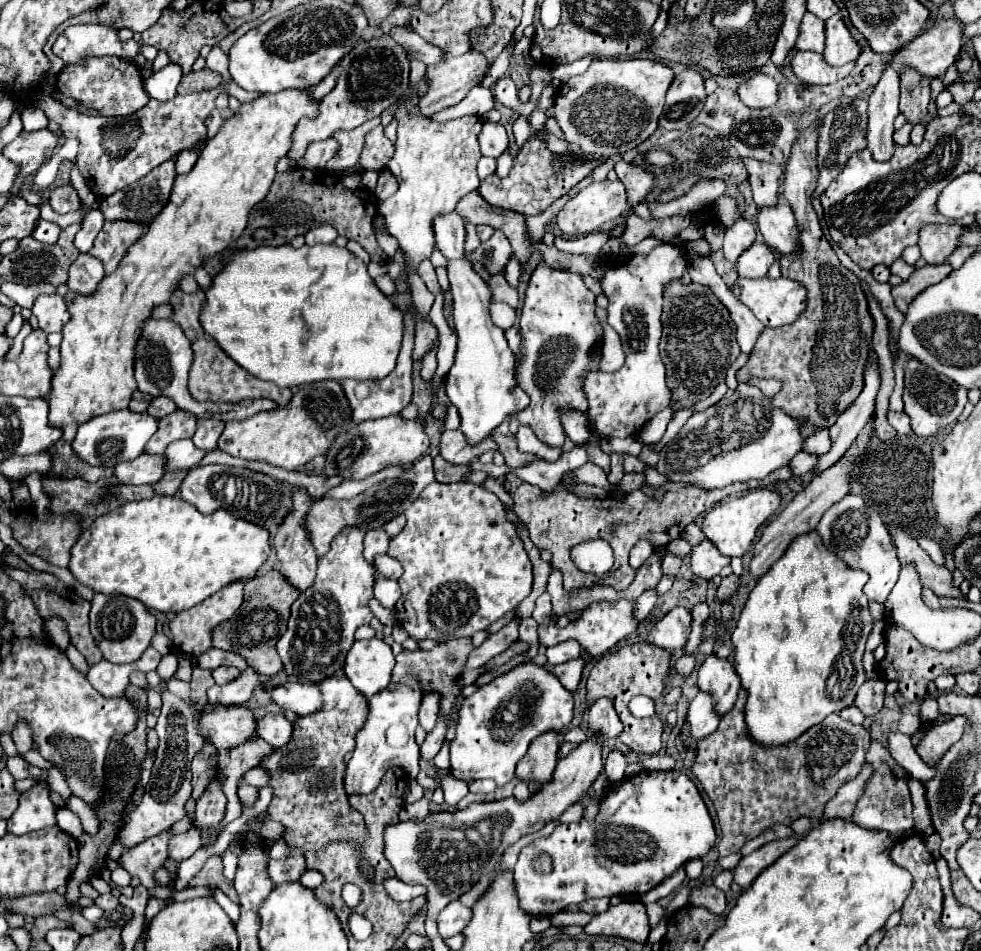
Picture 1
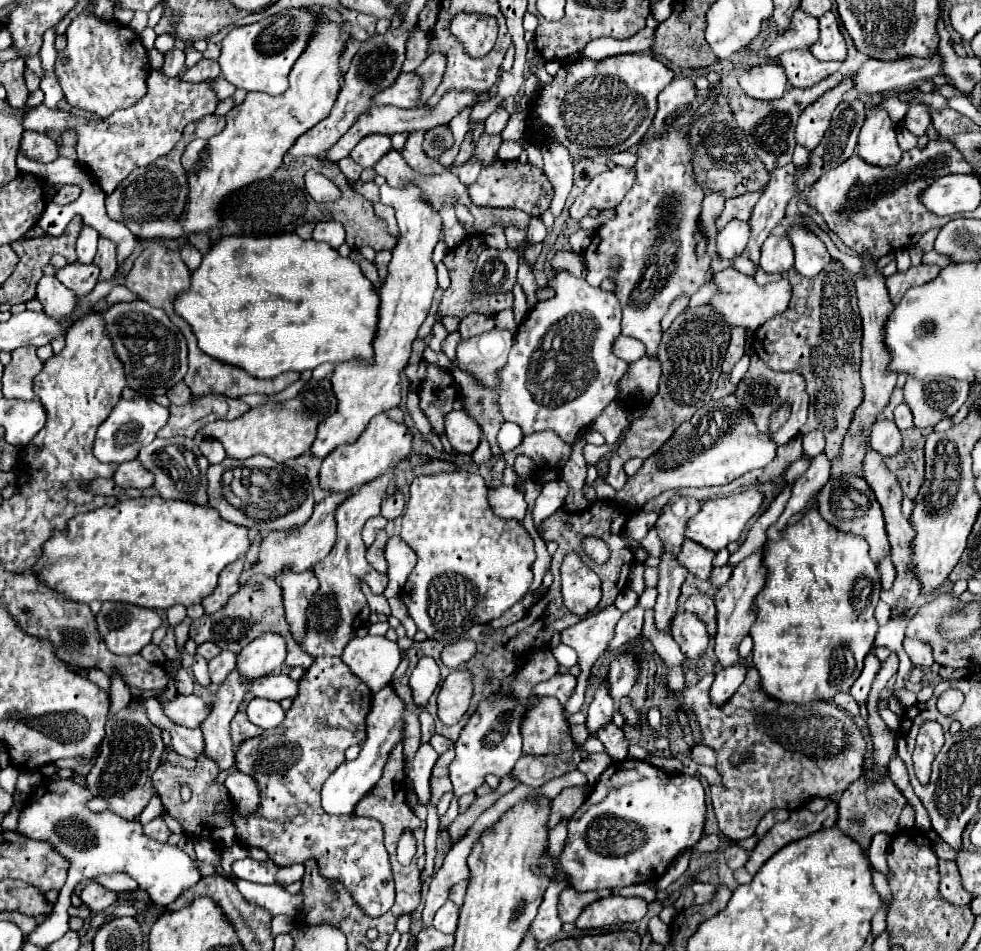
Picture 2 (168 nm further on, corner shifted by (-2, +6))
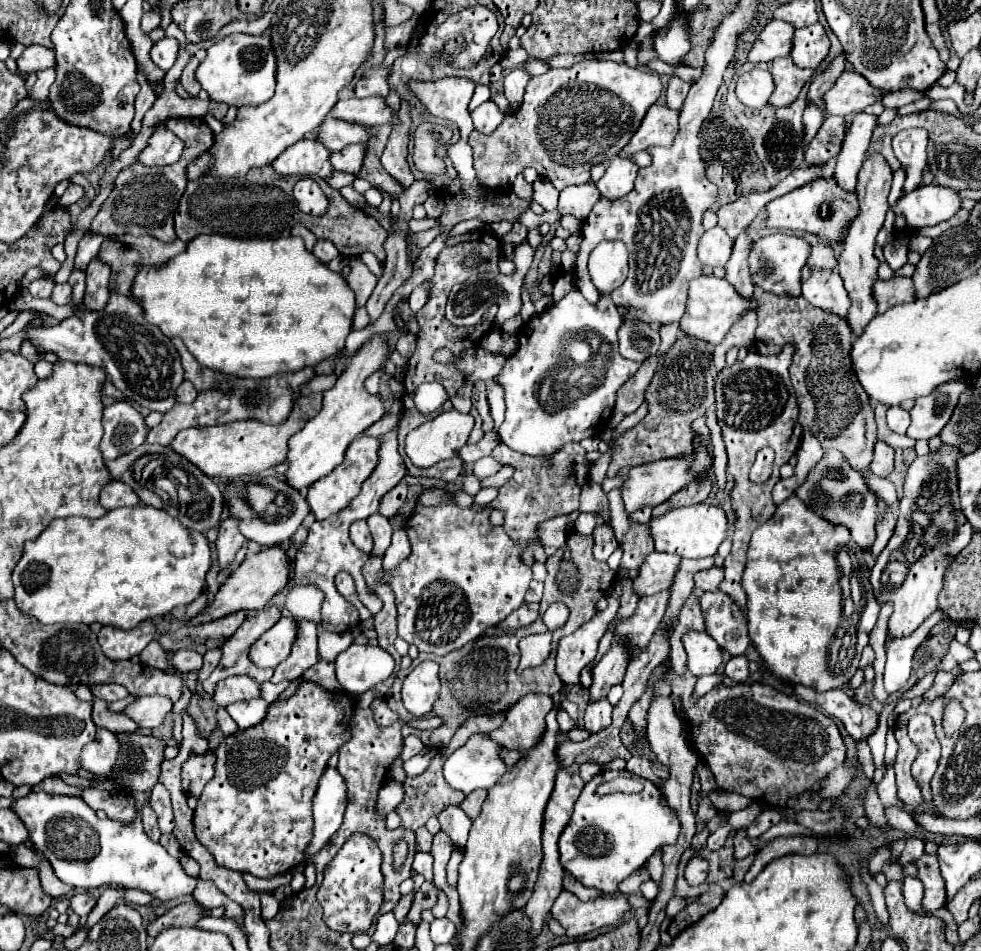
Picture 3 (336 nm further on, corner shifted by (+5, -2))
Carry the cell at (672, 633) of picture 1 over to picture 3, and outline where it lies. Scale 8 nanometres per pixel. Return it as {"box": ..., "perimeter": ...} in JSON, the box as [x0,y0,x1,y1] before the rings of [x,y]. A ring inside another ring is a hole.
{"box":[683,632,723,676],"perimeter":[[[707,632],[685,634],[683,646],[687,650],[687,666],[695,676],[715,674],[723,662],[723,652],[719,644]]]}

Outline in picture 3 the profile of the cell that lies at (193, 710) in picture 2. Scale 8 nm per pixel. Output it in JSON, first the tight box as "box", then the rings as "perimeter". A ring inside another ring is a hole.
{"box":[123,696,173,730],"perimeter":[[[141,696],[133,704],[129,704],[123,710],[123,714],[129,716],[133,722],[137,722],[139,728],[151,730],[151,728],[157,728],[163,724],[163,720],[171,712],[171,708],[173,708],[173,702],[169,702],[169,698]]]}

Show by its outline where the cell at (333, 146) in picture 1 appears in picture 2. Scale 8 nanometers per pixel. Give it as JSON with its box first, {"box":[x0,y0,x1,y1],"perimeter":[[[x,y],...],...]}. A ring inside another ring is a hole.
{"box":[326,92,478,162],"perimeter":[[[448,92],[440,104],[436,104],[434,107],[423,106],[413,109],[402,109],[395,106],[378,106],[374,105],[368,111],[368,114],[364,118],[360,118],[360,122],[356,122],[334,146],[332,150],[326,152],[328,160],[332,162],[338,162],[342,158],[346,158],[350,154],[350,150],[366,136],[366,134],[372,134],[372,132],[380,132],[380,134],[396,134],[396,132],[414,132],[414,130],[430,130],[434,126],[440,126],[440,124],[448,124],[464,106],[468,104],[474,104],[474,100],[478,98],[478,94],[456,94],[456,92]]]}

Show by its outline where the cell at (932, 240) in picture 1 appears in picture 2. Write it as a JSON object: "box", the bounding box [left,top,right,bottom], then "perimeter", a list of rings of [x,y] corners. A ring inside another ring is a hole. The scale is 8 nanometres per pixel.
{"box":[918,228,940,252],"perimeter":[[[932,228],[932,230],[928,230],[928,232],[926,232],[926,234],[920,238],[918,246],[922,248],[922,252],[930,252],[930,250],[934,248],[934,240],[936,240],[938,232],[940,232],[940,228]]]}

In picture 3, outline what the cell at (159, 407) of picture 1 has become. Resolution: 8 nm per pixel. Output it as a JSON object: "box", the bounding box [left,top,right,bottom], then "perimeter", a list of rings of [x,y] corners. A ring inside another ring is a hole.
{"box":[177,380,197,404],"perimeter":[[[183,380],[183,384],[181,384],[179,390],[177,390],[177,402],[181,402],[181,404],[191,404],[195,398],[197,398],[195,386],[193,386],[189,380]]]}

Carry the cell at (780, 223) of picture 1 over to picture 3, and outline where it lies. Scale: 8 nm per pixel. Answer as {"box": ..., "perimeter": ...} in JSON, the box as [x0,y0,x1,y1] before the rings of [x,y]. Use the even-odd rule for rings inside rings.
{"box":[803,266,851,320],"perimeter":[[[805,266],[803,282],[803,296],[817,308],[837,314],[841,320],[847,320],[847,312],[851,306],[849,294],[843,288],[843,280],[839,272],[813,272]]]}

